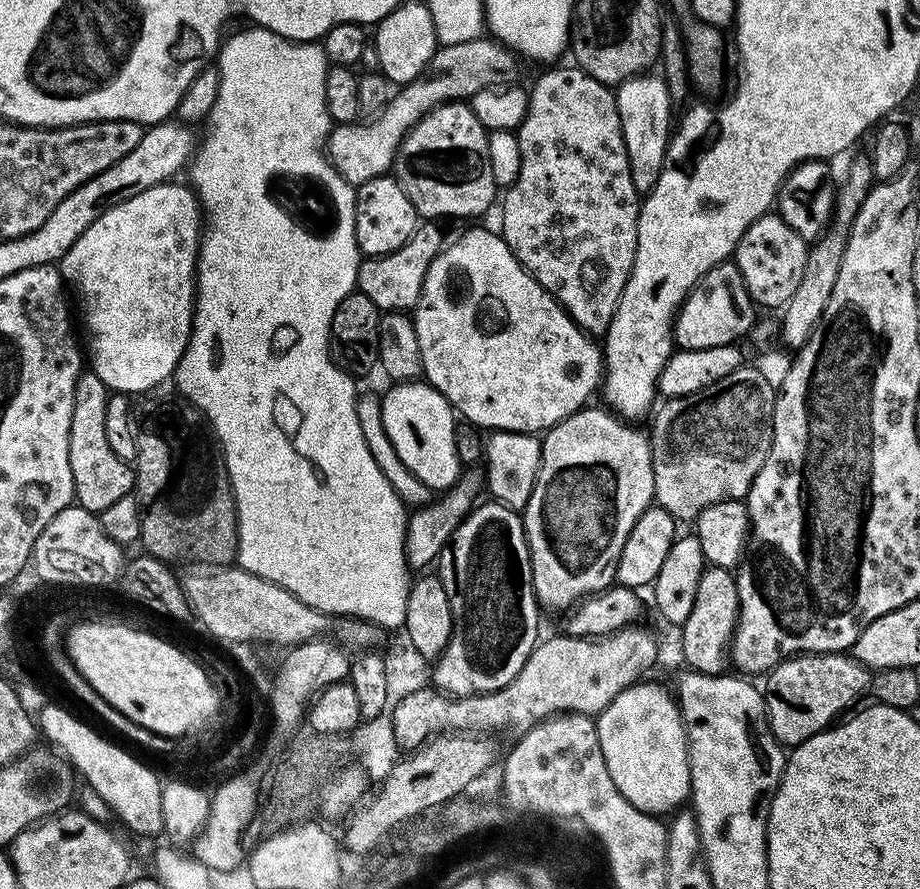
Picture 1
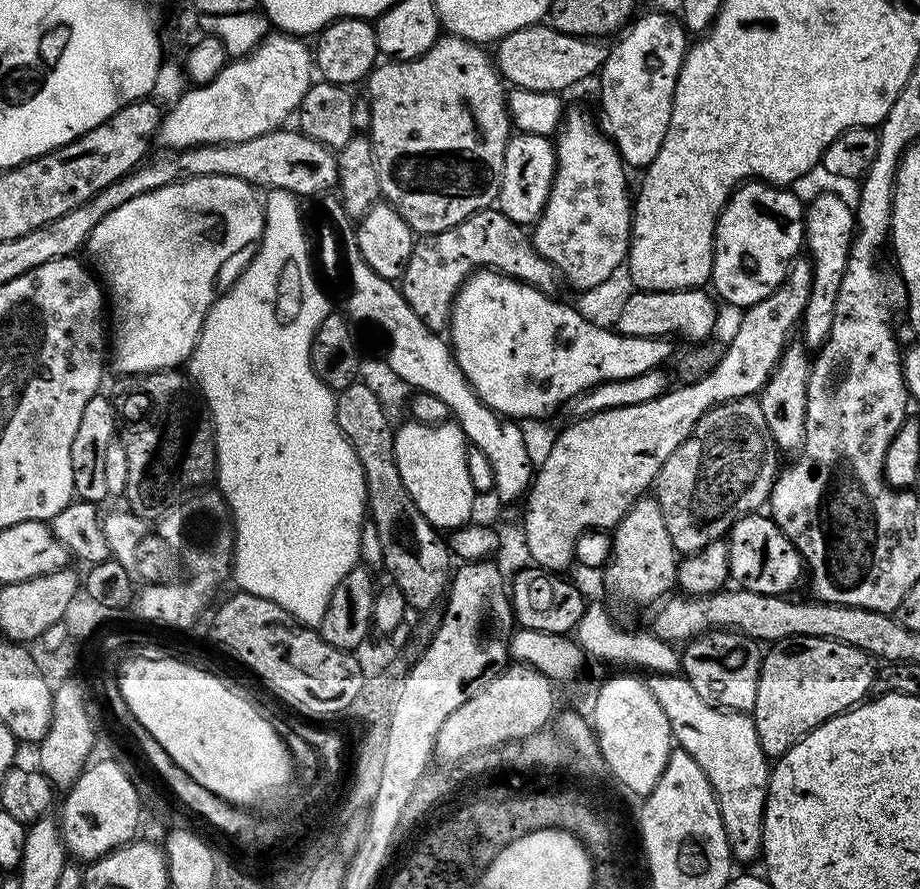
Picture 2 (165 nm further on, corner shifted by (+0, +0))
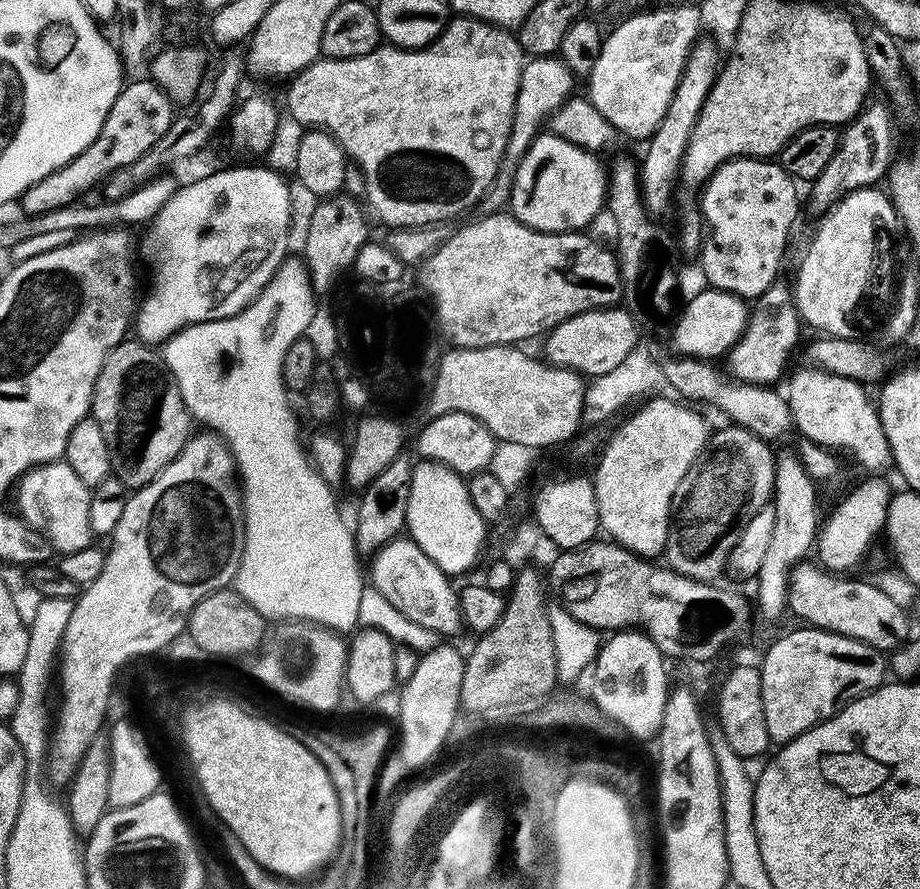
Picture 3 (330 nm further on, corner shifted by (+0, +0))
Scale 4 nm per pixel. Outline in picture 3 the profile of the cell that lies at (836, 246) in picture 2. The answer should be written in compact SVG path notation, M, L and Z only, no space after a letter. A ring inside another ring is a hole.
M803 366L804 368L796 371L790 382L789 388L786 388L786 395L788 397L788 405L790 406L791 416L793 421L793 427L802 434L801 437L803 439L807 439L810 441L814 441L816 444L819 444L820 447L827 447L832 450L841 450L840 448L846 448L848 451L852 452L855 460L864 468L872 471L869 473L876 474L878 470L884 469L886 466L889 467L892 461L892 451L889 448L889 440L886 438L885 431L882 430L879 409L877 405L868 398L866 392L867 389L860 384L852 384L852 382L846 378L842 378L840 375L830 375L826 371L822 371L818 368L814 368L811 366Z

